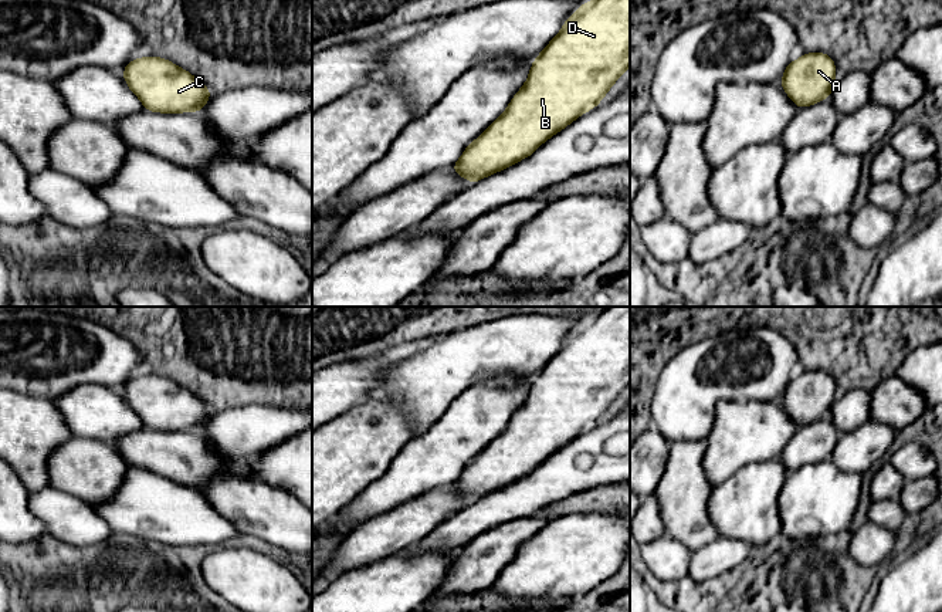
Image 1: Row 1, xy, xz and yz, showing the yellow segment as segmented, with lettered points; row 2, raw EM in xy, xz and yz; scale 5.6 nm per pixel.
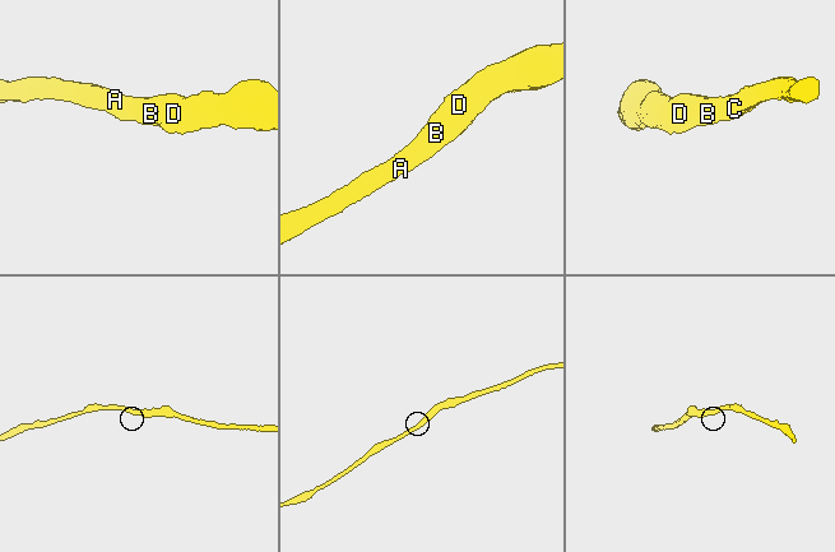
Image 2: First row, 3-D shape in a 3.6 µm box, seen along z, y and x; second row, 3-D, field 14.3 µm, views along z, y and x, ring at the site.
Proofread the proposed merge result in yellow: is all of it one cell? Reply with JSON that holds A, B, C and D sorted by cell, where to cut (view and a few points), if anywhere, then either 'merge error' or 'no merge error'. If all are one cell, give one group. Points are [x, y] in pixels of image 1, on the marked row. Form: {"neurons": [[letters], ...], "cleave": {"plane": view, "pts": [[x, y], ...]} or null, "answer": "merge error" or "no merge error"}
{"neurons": [["A", "B", "C", "D"]], "cleave": null, "answer": "no merge error"}

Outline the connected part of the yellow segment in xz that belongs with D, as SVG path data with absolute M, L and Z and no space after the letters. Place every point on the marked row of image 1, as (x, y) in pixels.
M630 0L583 3L533 60L526 82L509 105L453 165L454 172L475 183L531 156L584 112L600 104L630 67Z

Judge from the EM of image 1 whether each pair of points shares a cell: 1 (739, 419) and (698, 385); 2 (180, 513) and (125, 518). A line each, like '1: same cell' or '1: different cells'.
1: different cells
2: same cell

